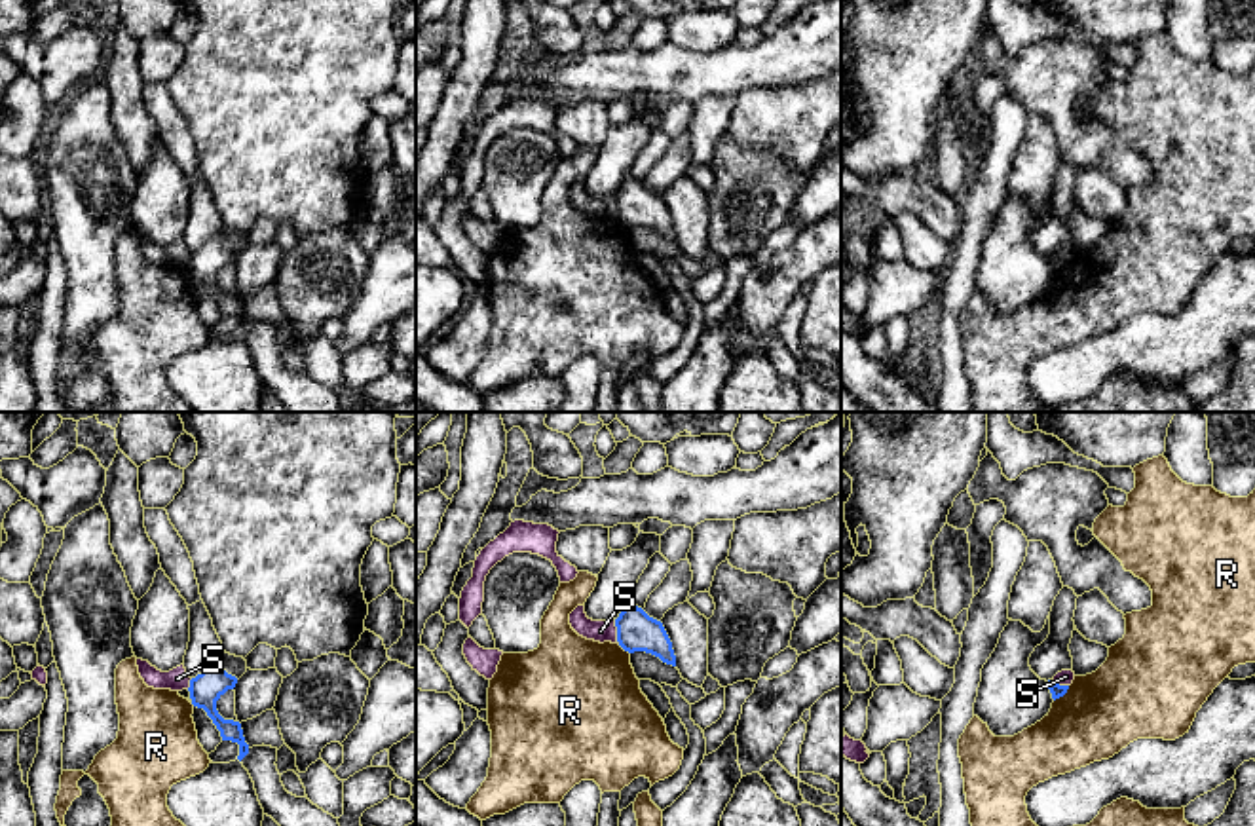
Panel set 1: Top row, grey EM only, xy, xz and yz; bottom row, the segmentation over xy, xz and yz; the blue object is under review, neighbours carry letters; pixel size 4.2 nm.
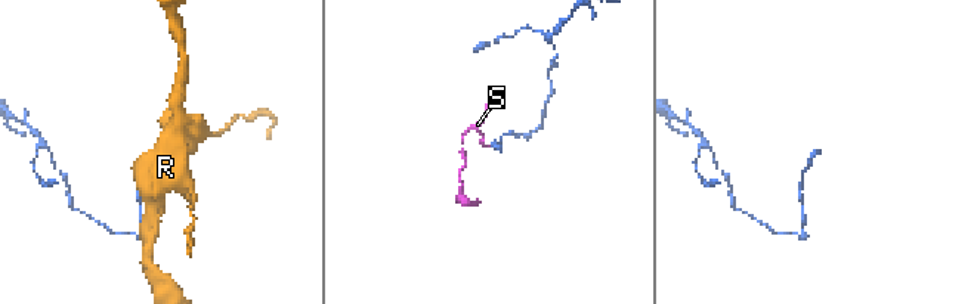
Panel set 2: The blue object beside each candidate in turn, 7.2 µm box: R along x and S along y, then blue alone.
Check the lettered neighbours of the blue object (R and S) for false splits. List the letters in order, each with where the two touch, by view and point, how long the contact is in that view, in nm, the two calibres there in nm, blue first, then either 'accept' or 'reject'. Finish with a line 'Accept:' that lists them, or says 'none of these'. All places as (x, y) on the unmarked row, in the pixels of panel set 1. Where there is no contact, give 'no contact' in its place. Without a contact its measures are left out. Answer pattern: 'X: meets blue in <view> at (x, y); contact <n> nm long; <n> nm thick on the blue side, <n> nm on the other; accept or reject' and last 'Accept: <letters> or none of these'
R: meets blue in yz at (1062, 270); contact 100 nm long; 60 nm thick on the blue side, 340 nm on the other; reject
S: meets blue in xz at (618, 206); contact 110 nm long; 170 nm thick on the blue side, 100 nm on the other; reject
Accept: none of these

